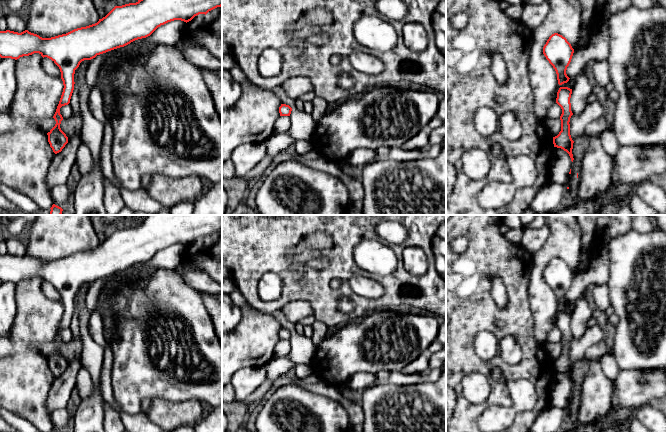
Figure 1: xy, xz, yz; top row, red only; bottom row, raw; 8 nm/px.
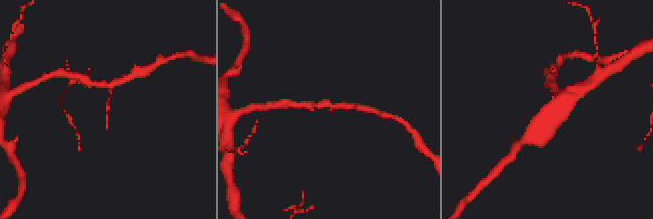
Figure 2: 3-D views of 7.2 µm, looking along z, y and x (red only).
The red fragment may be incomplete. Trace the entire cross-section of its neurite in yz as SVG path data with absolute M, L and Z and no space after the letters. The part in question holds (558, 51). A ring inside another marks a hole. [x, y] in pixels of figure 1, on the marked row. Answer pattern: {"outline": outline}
{"outline": "M558 33L552 34L543 47L543 54L553 66L557 74L558 84L562 85L569 81L566 74L574 49L565 37Z"}

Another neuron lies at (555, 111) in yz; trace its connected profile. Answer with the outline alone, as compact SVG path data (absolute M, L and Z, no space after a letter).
M555 103L548 109L546 119L560 118L561 114L561 107L557 103Z

